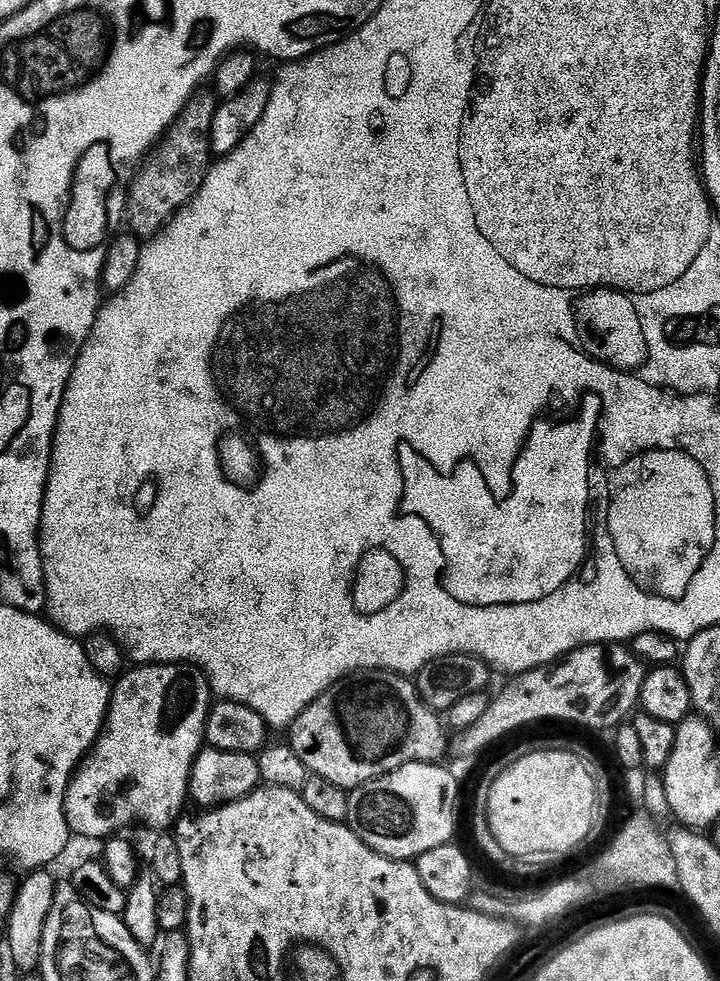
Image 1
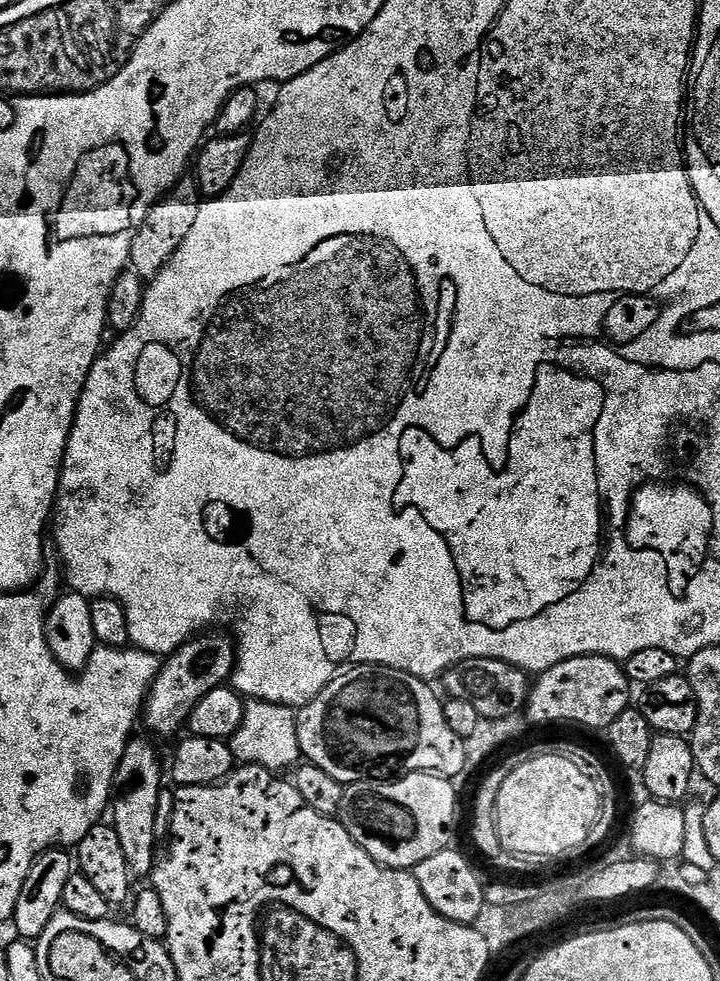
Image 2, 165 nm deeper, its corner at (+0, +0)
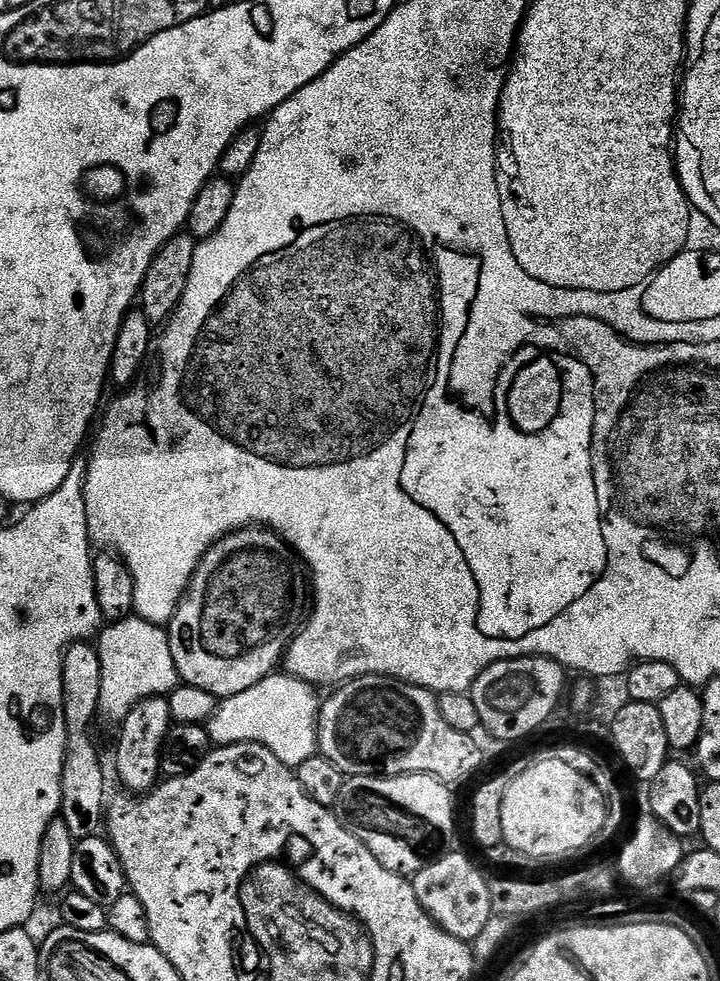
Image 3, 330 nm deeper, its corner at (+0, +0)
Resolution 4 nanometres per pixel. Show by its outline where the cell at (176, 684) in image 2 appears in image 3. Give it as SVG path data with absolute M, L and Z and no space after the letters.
M253 526L223 536L201 558L176 613L166 625L177 677L184 684L206 690L217 698L242 694L242 690L258 686L258 682L281 667L284 653L305 623L309 604L310 580L305 565L272 529Z

